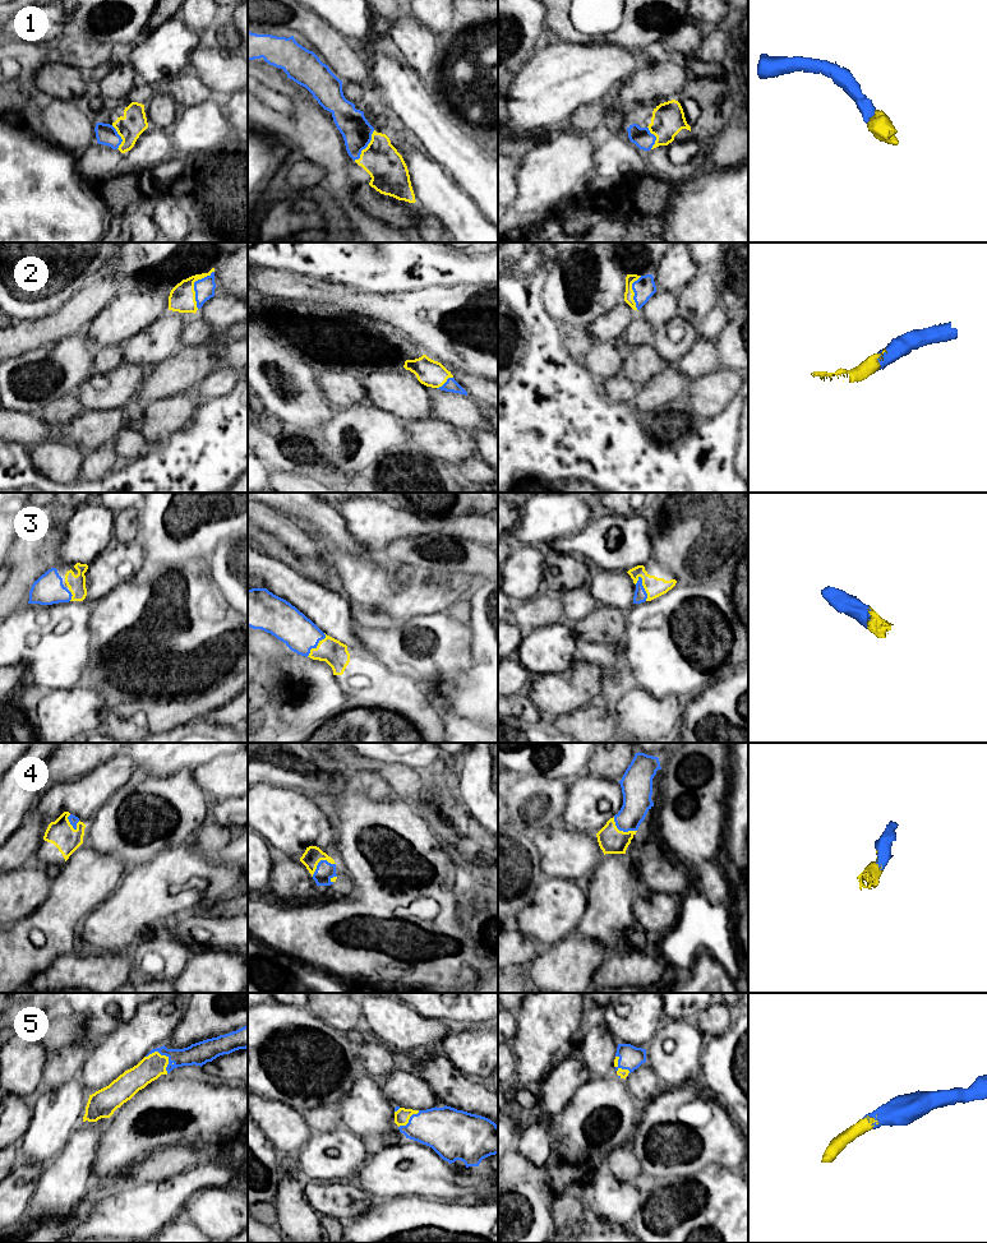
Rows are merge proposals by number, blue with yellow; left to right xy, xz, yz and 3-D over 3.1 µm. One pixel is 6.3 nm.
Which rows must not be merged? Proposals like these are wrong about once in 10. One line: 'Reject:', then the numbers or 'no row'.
Reject: no row

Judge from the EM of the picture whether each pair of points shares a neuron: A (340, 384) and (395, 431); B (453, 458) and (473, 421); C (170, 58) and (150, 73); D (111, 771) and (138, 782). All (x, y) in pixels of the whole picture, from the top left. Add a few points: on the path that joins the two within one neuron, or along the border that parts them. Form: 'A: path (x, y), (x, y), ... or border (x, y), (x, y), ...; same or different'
A: border (336, 403), (369, 405); different
B: border (441, 419), (469, 433); different
C: path (165, 58), (155, 68); same
D: border (129, 756), (134, 763), (134, 772), (107, 800); different

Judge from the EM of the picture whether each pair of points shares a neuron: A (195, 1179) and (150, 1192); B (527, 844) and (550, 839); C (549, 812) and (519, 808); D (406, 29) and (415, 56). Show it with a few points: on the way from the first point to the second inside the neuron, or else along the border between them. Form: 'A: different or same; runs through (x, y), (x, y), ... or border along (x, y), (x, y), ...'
A: same; runs through (184, 1184), (174, 1192), (161, 1192)
B: different; border along (534, 836), (539, 864), (543, 870)
C: same; runs through (542, 808), (526, 808)
D: same; runs through (411, 36), (415, 40), (415, 50)

